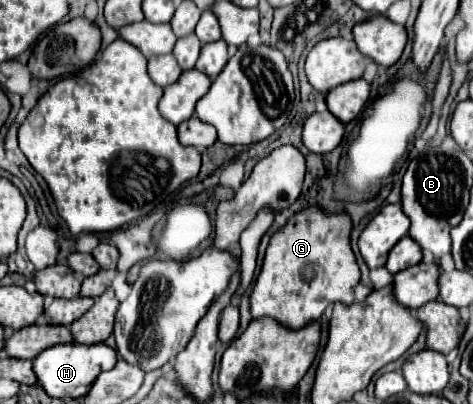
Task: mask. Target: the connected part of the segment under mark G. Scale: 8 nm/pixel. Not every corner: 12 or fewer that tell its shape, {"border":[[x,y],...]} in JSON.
{"border":[[316,206],[270,236],[252,316],[298,330],[352,304],[348,214]]}

